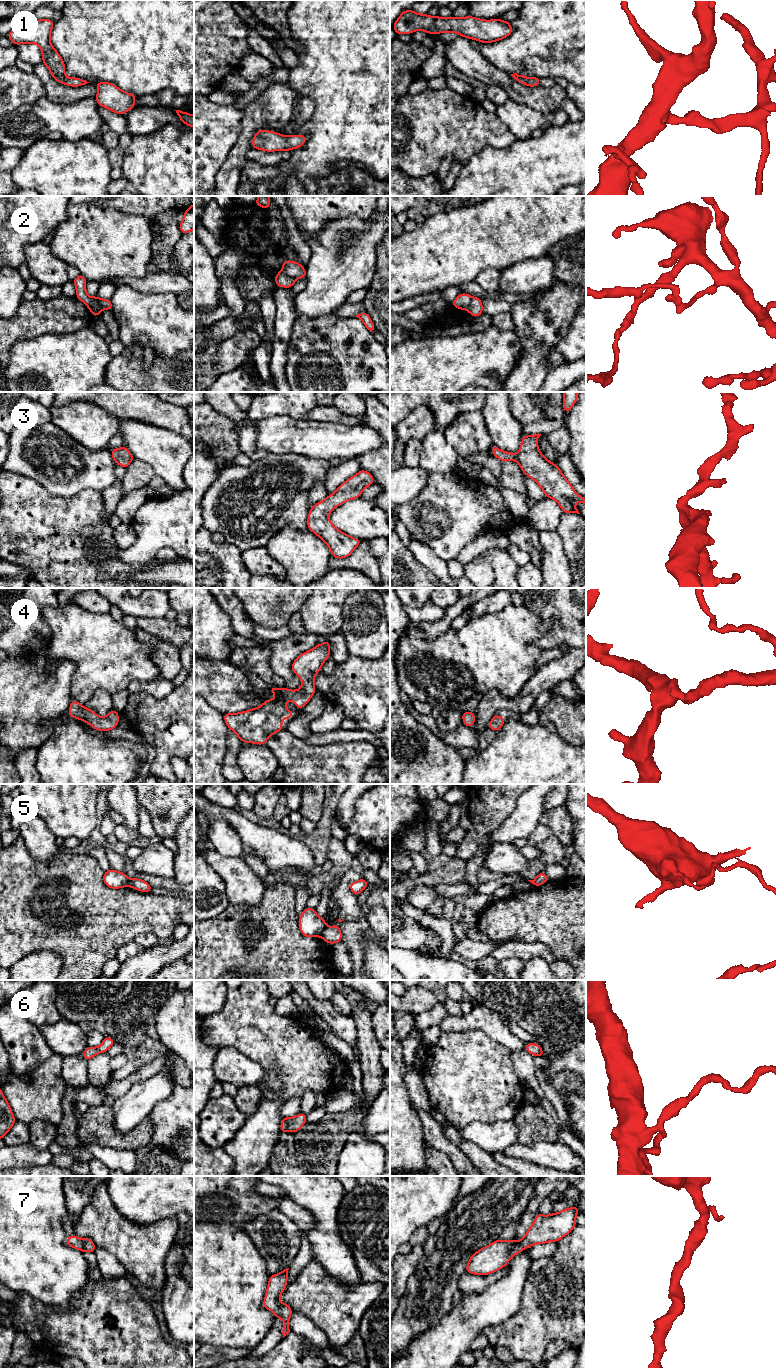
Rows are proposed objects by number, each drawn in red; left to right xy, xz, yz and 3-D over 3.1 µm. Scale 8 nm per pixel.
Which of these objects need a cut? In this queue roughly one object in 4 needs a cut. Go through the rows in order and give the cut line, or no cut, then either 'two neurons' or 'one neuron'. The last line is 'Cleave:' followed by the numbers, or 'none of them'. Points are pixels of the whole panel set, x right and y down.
1: no cut | one neuron
2: xz (281, 271), (295, 279) | two neurons
3: no cut | one neuron
4: no cut | one neuron
5: xz (326, 927), (320, 936) | two neurons
6: no cut | one neuron
7: no cut | one neuron
Cleave: 2, 5

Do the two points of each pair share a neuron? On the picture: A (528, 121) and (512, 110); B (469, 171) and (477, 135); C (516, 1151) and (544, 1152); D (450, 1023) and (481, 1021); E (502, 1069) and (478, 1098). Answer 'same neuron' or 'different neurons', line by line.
A: same neuron
B: different neurons
C: same neuron
D: same neuron
E: same neuron

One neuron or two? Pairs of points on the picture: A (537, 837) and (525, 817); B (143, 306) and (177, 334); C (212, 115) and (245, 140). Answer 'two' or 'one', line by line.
A: two
B: one
C: two

